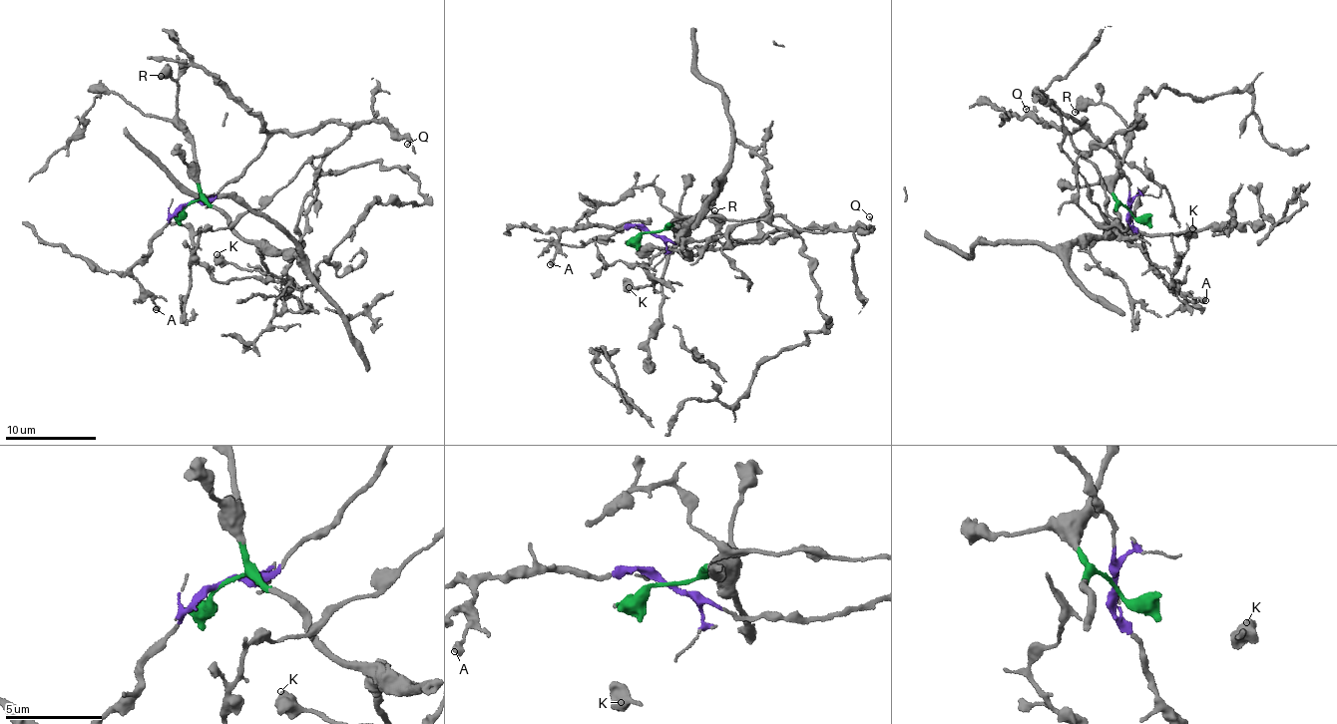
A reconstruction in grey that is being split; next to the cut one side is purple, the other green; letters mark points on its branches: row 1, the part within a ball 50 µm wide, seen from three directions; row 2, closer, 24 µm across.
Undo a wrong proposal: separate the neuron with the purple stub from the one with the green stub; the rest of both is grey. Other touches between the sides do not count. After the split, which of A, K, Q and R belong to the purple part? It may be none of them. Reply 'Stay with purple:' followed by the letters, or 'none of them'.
Stay with purple: A, Q

